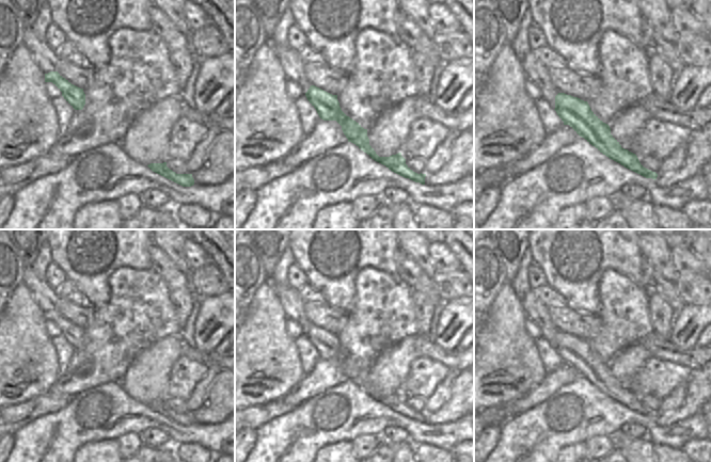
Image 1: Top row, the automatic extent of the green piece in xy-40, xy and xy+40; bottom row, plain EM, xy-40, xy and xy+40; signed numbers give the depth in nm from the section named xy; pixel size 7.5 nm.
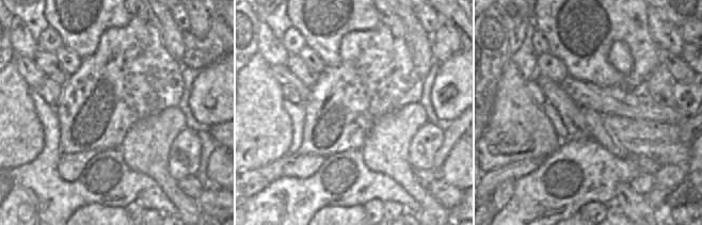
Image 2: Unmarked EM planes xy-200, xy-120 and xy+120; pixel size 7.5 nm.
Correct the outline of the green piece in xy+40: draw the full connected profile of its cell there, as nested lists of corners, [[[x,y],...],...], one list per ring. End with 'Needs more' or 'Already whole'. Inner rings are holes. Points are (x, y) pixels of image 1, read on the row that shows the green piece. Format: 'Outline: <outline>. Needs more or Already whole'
Outline: [[[558,93],[555,96],[554,110],[564,125],[569,125],[600,153],[646,178],[657,179],[658,174],[655,172],[644,168],[635,154],[621,147],[611,134],[610,126],[591,111],[587,101],[565,93]]]. Already whole.

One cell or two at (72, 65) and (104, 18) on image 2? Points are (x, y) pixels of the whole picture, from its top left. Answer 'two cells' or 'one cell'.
two cells

